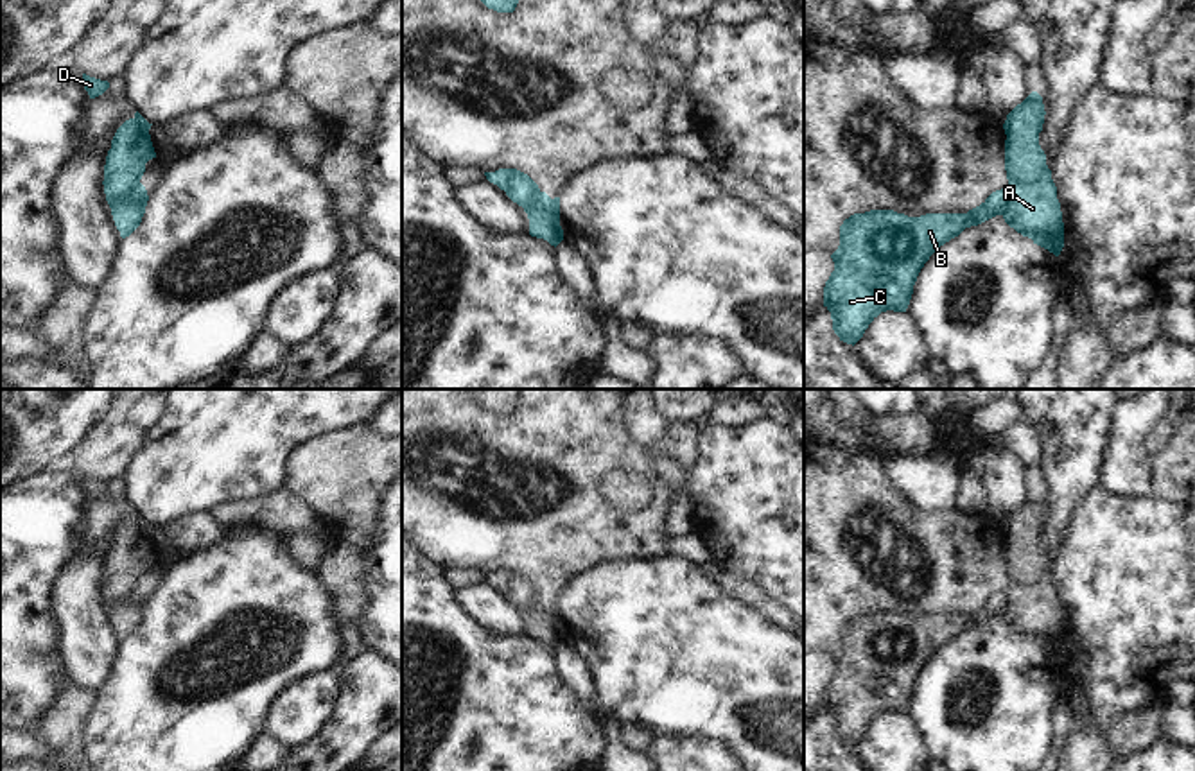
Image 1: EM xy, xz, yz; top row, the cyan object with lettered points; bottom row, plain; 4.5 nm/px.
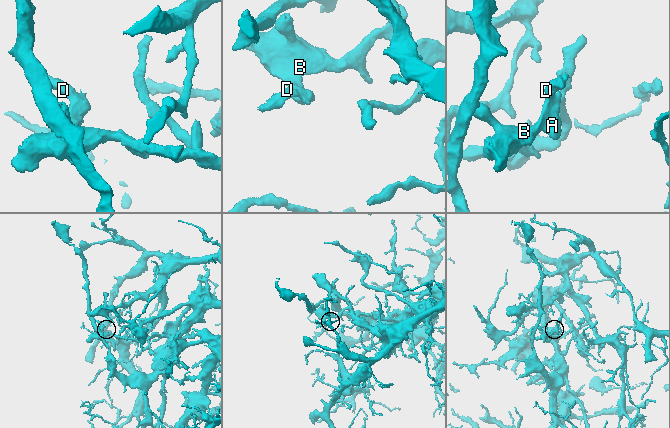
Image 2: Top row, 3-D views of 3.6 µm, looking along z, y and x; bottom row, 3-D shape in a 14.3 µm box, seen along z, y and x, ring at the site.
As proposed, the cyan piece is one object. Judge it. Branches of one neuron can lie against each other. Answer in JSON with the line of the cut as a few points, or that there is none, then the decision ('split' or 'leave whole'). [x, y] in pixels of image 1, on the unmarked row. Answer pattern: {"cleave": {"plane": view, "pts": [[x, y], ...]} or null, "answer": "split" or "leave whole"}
{"cleave": {"plane": "yz", "pts": [[1050, 578], [1023, 587], [1009, 587]]}, "answer": "split"}

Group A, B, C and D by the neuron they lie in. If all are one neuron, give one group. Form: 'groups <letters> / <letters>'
groups A / B C D

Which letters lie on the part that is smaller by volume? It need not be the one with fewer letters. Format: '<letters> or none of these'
A

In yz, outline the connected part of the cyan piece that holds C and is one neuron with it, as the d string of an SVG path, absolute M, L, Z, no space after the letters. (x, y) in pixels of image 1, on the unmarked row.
M1001 590L967 615L908 619L894 611L870 611L845 620L840 628L840 647L831 656L834 672L824 689L824 708L831 714L833 732L840 742L854 748L881 714L906 714L917 678L929 658L965 629L1001 617L1007 601L1008 593Z

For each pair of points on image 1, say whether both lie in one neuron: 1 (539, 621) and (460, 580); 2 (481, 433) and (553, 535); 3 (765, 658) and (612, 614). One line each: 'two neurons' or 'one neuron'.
1: two neurons
2: one neuron
3: one neuron

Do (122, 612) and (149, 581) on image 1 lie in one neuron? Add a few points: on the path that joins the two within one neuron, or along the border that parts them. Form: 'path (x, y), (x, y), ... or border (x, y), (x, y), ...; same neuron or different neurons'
path (131, 610), (146, 590); same neuron

